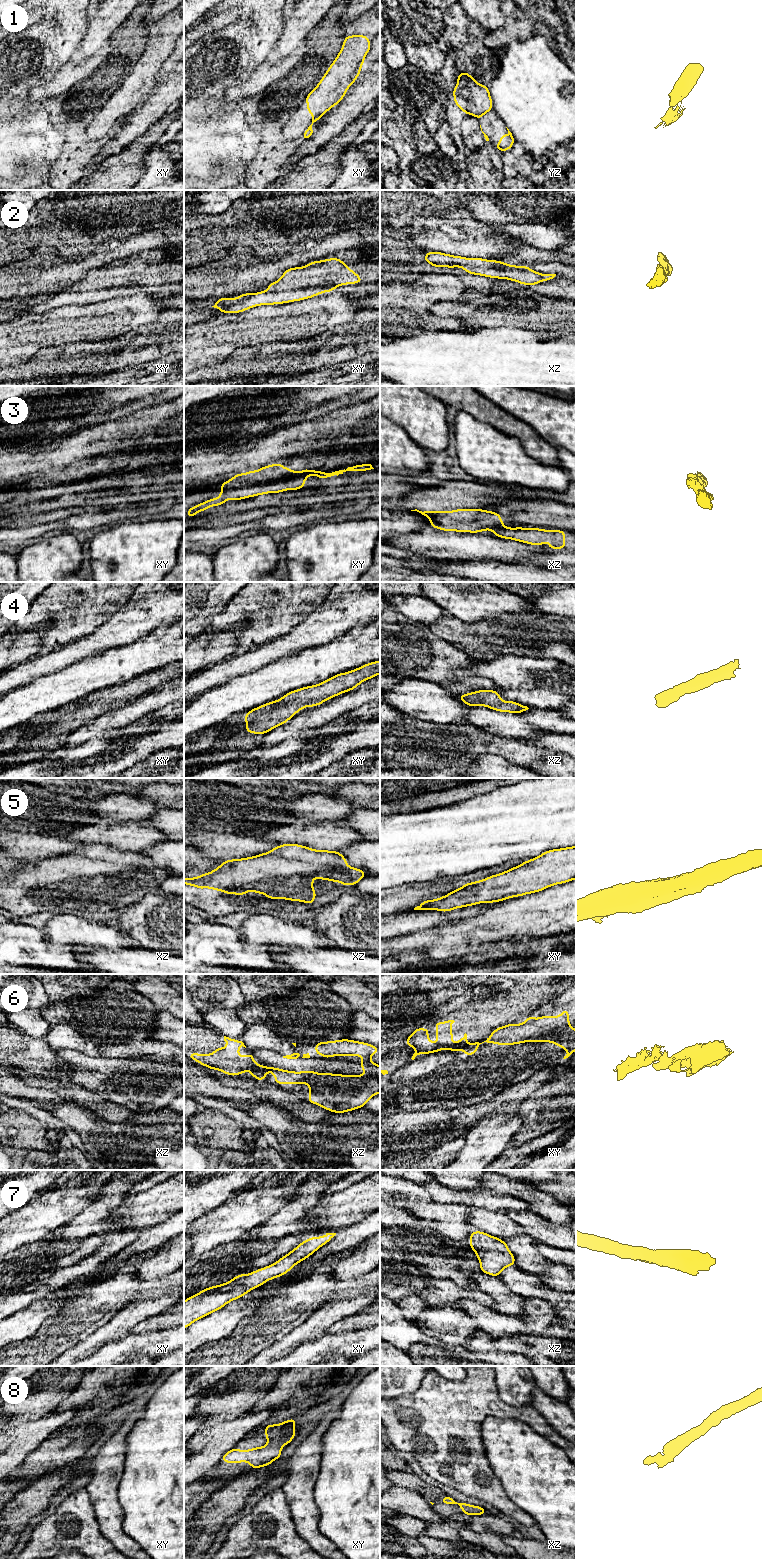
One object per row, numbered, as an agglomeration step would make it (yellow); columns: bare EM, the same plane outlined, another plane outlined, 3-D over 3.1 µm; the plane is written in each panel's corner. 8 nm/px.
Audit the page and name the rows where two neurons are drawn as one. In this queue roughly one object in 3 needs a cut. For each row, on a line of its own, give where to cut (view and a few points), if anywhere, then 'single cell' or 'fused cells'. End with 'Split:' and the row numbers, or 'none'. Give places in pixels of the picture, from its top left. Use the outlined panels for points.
1: cut xy (320, 116), (312, 121); fused cells
2: cut none; single cell
3: cut none; single cell
4: cut none; single cell
5: cut none; single cell
6: cut xy (468, 1044), (462, 1047), (454, 1047), (451, 1050); fused cells
7: cut none; single cell
8: cut none; single cell
Split: 1, 6

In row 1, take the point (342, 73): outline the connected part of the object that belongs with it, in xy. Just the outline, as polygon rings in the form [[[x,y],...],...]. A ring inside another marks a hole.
[[[366,35],[344,38],[339,54],[318,85],[305,98],[307,112],[313,115],[312,121],[342,101],[348,88],[359,77],[364,59],[370,49],[371,43]]]

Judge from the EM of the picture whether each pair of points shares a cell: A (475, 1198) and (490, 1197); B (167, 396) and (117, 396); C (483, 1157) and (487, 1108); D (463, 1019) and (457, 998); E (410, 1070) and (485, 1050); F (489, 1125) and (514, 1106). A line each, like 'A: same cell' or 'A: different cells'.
A: same cell
B: different cells
C: different cells
D: different cells
E: same cell
F: different cells

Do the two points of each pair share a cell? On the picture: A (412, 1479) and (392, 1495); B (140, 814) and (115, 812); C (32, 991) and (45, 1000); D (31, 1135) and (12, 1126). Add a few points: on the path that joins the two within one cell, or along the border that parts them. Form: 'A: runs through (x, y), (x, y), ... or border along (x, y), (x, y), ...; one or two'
A: border along (393, 1483), (415, 1490), (423, 1497); two
B: runs through (134, 812), (121, 812); one
C: runs through (35, 994), (42, 1000); one
D: runs through (26, 1132), (17, 1129); one

